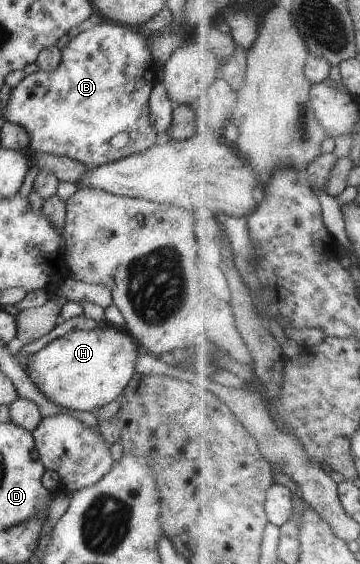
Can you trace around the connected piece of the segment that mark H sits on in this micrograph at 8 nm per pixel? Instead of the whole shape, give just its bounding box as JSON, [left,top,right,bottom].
[27,326,139,411]

